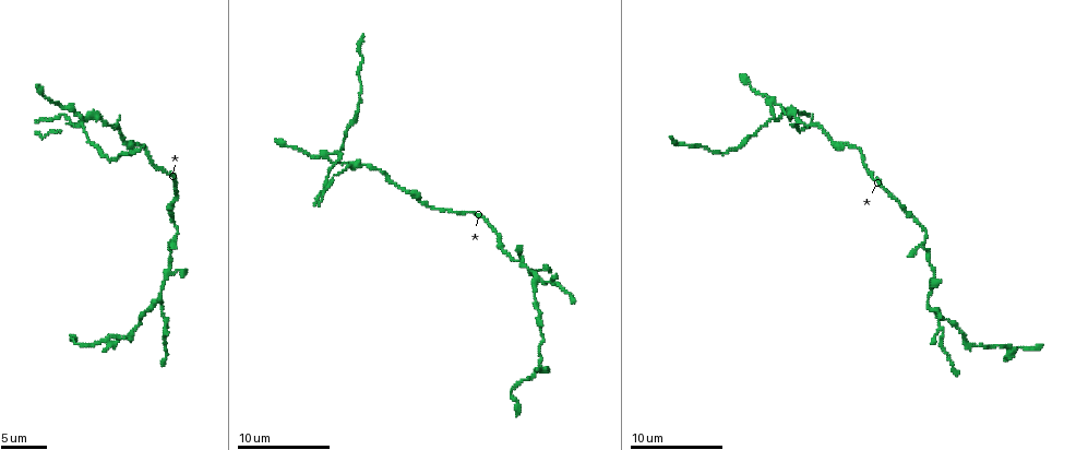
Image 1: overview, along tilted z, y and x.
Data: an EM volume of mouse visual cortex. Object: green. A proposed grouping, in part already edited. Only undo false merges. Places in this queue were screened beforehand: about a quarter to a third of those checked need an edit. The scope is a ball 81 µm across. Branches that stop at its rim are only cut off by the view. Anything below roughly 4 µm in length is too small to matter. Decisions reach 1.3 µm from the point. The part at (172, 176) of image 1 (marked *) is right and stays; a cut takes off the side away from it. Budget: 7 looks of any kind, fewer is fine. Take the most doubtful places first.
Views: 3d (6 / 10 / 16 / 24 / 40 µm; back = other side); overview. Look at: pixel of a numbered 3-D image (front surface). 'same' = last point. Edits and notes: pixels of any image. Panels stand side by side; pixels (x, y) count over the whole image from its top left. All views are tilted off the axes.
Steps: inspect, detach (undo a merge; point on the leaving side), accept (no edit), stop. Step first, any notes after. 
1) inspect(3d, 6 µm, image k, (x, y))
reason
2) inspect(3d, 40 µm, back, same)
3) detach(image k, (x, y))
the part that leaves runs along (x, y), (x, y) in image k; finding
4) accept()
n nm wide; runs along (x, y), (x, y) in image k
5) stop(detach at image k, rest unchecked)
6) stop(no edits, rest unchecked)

inspect(3d, 10 µm, image 1, (327, 153))
looks like a crossing

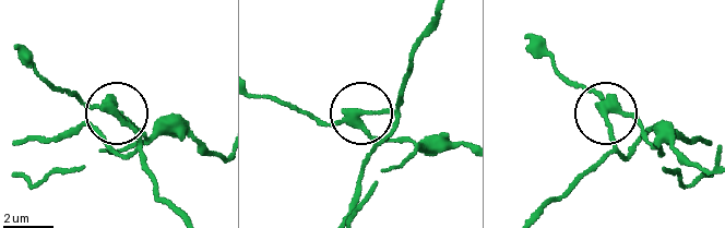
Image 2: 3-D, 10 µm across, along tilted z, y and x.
detach(image 2, (133, 131))
280 nm wide; the part that leaves runs along (109, 108), (134, 133), (161, 196), (180, 213) in image 2; two neurons meet here

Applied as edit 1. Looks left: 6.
inspect(3d, 10 µm, image 1, (540, 279))
three-way junction

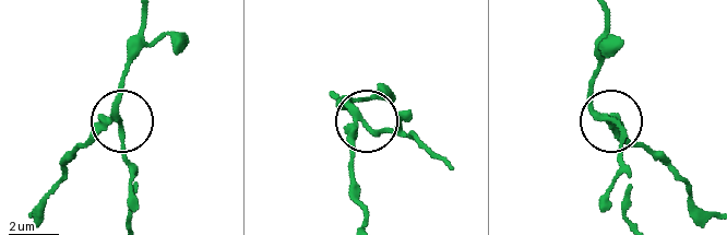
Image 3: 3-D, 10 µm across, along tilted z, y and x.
detach(image 3, (90, 132))
3 arms; a second neuron is stuck on

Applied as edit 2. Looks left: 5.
inspect(overview)

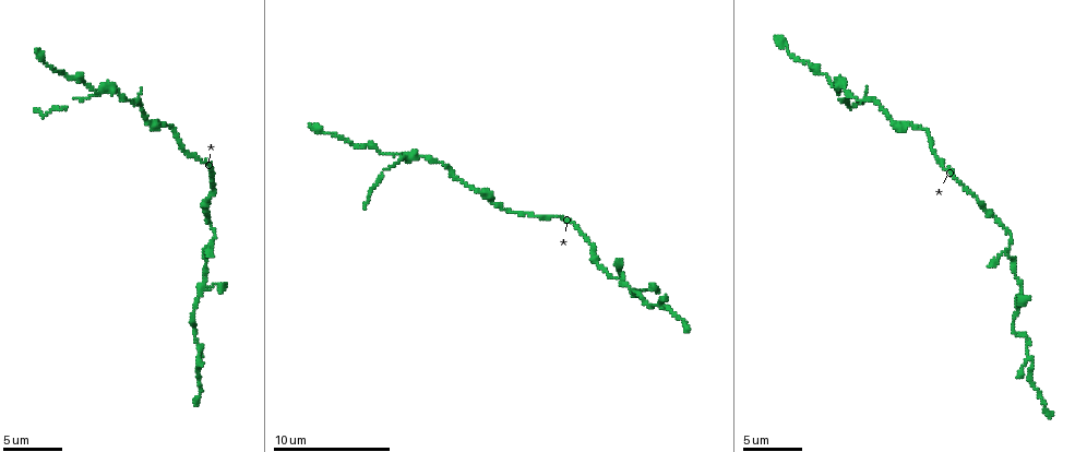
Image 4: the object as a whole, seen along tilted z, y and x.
inspect(3d, 10 µm, image 4, (1004, 251))
thick turns thin

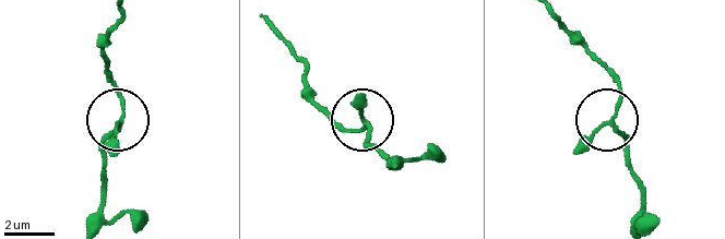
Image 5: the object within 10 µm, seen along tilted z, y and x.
accept()
130 nm wide; all the same neuron

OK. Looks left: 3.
stop(detach at image 2, detach at image 3, rest unchecked)

